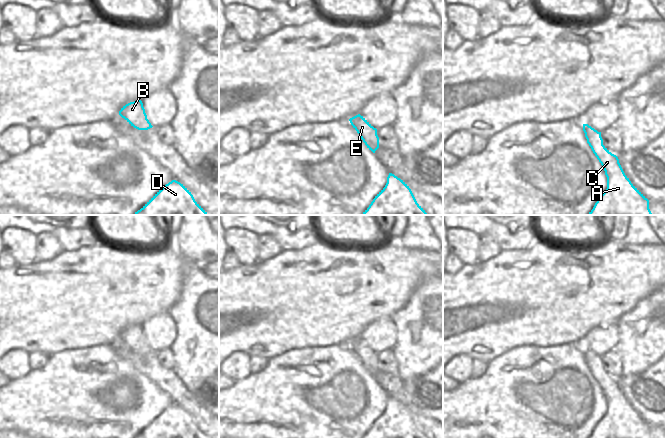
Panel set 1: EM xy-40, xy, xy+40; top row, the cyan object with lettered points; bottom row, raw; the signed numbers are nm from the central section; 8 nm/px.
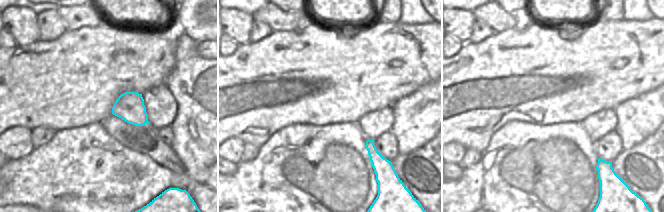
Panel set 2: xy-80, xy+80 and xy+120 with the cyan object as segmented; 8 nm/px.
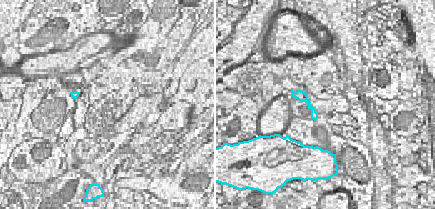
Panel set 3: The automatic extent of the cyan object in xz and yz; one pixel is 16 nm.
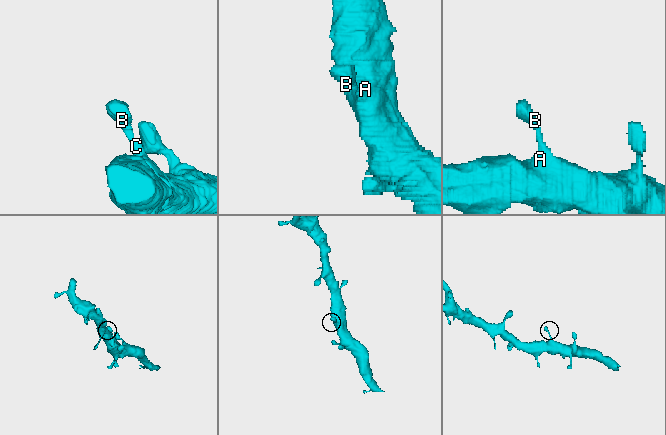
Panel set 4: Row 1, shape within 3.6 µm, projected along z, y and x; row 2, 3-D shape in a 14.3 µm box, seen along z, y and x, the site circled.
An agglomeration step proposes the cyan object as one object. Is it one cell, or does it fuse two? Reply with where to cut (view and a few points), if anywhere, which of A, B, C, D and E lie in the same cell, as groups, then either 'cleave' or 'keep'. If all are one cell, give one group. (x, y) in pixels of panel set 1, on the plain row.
no cut | A B C D E | keep

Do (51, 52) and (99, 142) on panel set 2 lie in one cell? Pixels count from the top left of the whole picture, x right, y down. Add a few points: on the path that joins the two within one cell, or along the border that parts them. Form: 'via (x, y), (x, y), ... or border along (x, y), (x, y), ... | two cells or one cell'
border along (99, 121), (93, 124), (68, 127), (66, 129) | two cells

